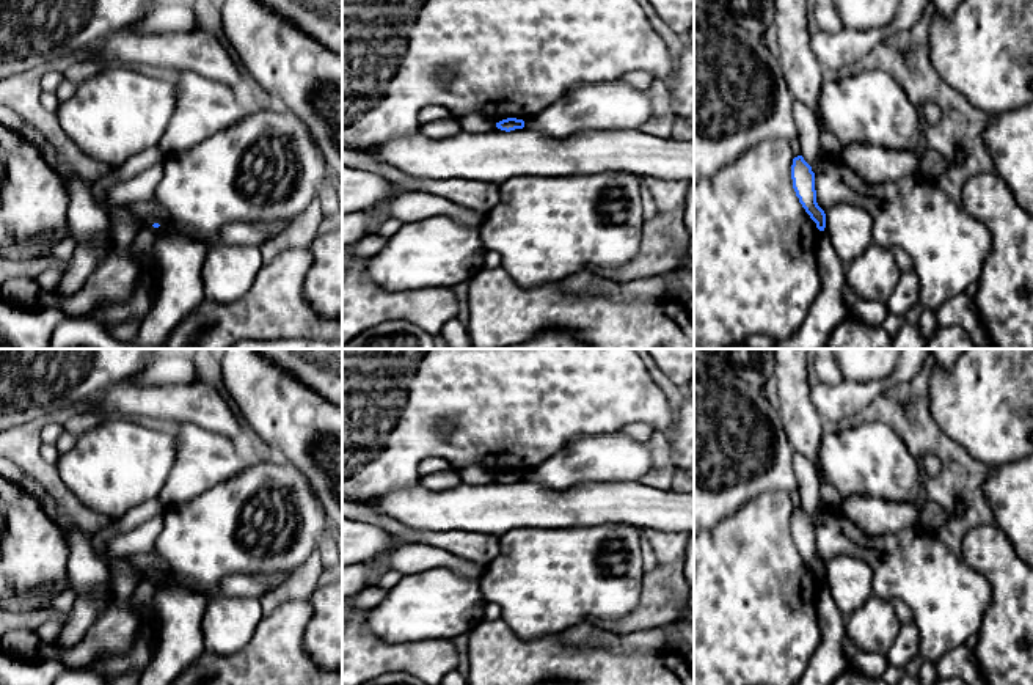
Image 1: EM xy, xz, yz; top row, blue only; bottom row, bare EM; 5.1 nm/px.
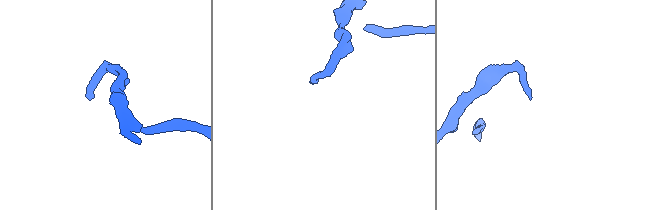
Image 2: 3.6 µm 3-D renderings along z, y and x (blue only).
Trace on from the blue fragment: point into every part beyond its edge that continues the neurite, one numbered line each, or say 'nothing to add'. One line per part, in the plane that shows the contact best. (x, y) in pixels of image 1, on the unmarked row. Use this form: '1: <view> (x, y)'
nothing to add

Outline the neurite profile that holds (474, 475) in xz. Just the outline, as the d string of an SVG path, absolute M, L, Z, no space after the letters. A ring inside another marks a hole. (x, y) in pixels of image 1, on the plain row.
M469 465L462 468L460 481L468 485L485 485L498 481L496 474L482 465Z

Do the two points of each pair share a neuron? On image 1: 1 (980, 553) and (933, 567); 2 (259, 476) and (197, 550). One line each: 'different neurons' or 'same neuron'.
1: different neurons
2: same neuron

